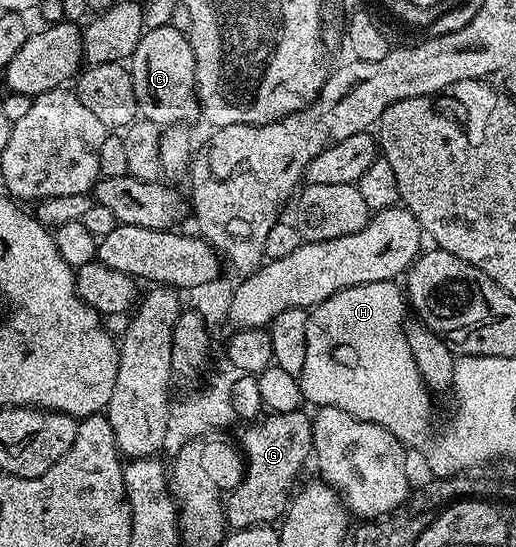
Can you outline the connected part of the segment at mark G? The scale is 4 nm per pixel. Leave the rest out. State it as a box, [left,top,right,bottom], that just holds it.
[224,408,313,531]

